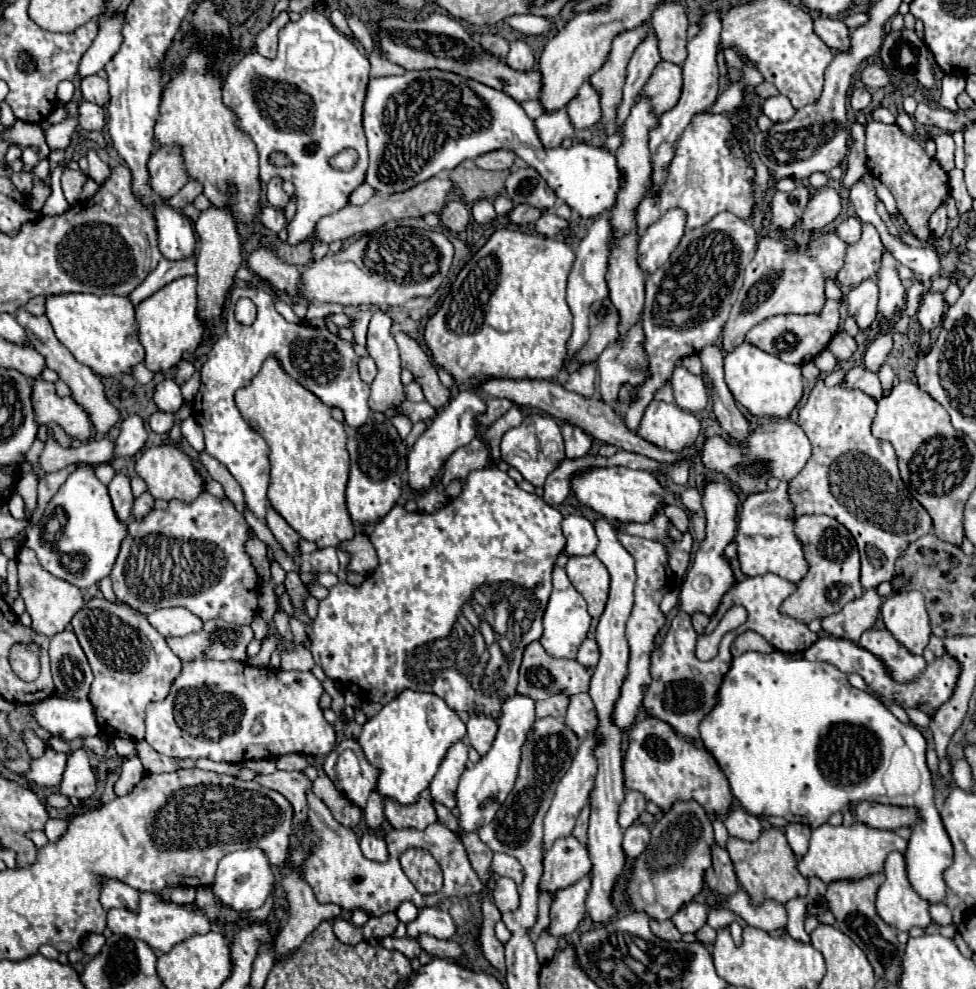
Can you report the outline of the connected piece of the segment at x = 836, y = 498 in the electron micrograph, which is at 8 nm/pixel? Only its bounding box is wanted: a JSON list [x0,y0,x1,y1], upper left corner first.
[788,380,932,588]

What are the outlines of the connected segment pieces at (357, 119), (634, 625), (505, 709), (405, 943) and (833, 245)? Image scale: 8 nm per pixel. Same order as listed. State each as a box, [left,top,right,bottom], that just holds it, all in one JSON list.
[[224,10,370,244],[614,532,676,730],[456,694,536,832],[378,936,422,958],[722,232,846,352]]

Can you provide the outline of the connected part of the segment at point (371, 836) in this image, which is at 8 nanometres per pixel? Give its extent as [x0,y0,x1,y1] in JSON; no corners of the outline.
[360,832,388,862]

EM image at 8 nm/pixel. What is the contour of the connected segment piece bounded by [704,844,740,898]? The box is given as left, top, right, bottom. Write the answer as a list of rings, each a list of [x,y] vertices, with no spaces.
[[[716,844],[712,846],[712,866],[704,874],[704,882],[706,886],[712,886],[716,894],[724,894],[724,898],[728,898],[728,894],[736,894],[736,890],[740,888],[728,852],[718,848]]]

